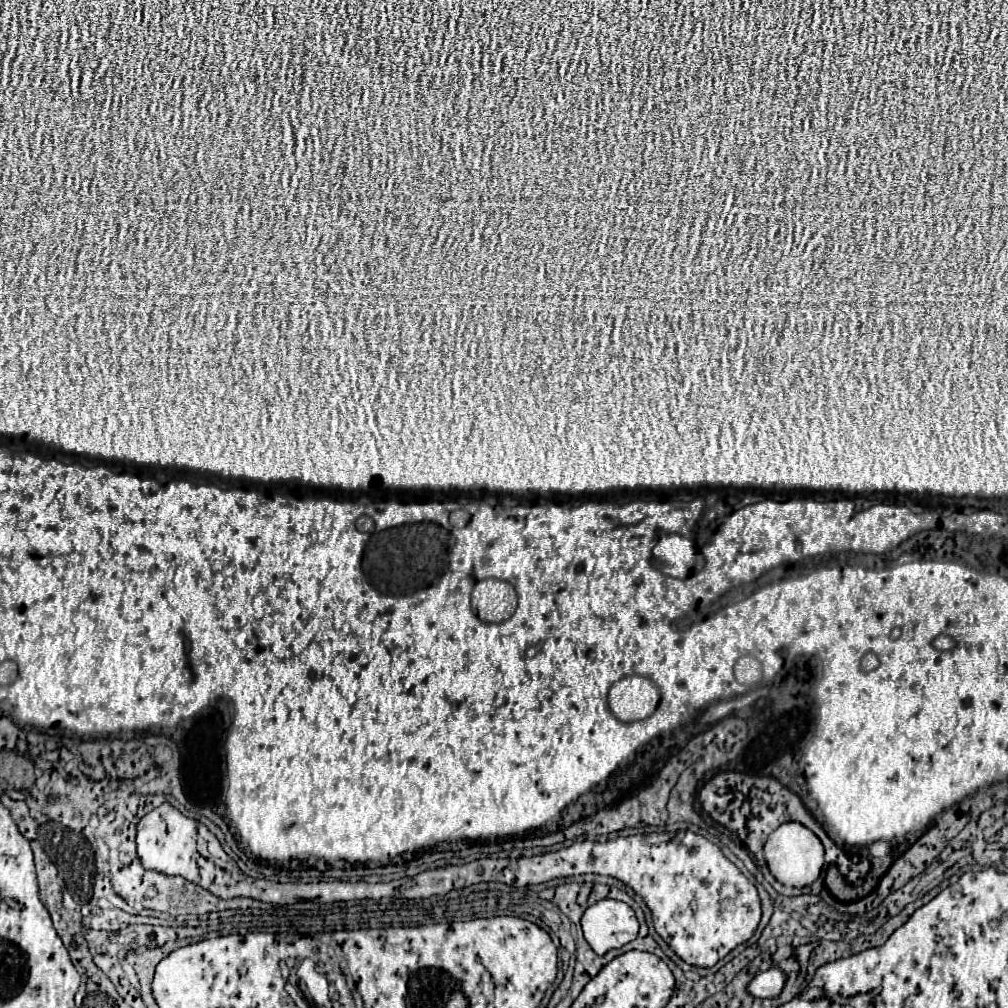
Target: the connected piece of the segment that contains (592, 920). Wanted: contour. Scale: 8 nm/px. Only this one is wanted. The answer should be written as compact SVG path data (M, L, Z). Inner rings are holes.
M603 899L591 905L581 917L581 927L587 943L597 955L623 947L639 933L635 911L615 899Z

